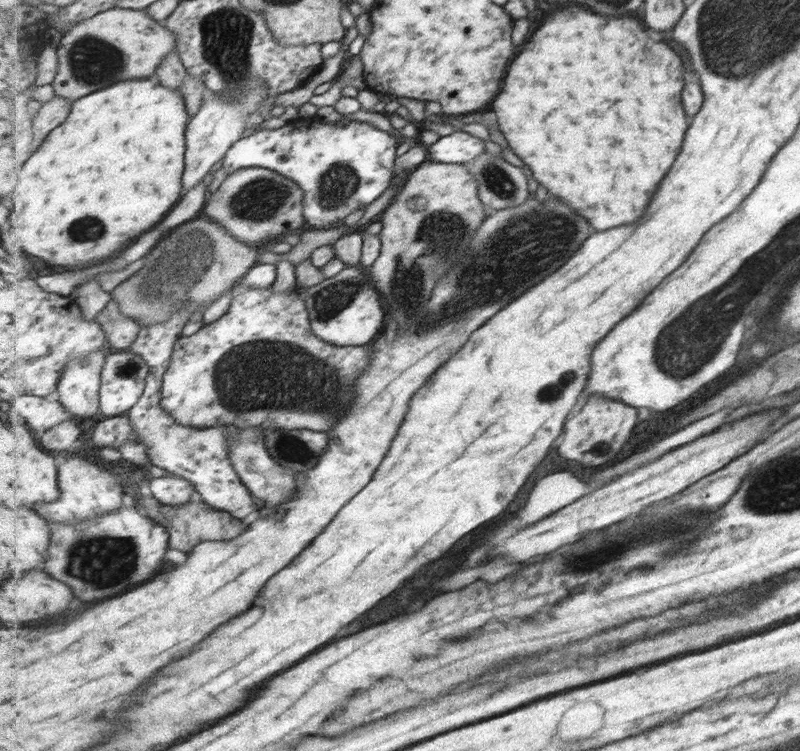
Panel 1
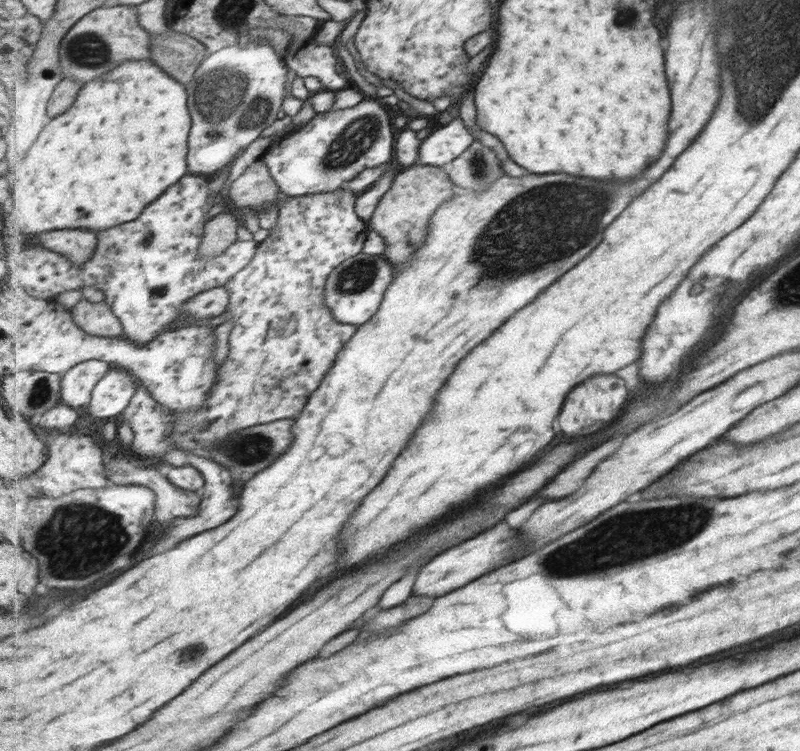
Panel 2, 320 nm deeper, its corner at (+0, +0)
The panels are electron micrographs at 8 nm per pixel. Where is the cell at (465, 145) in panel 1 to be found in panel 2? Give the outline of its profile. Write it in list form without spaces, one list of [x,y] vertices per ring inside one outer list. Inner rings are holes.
[[[457,116],[449,126],[439,124],[427,140],[422,140],[416,164],[443,167],[464,153],[475,140],[465,122]]]

